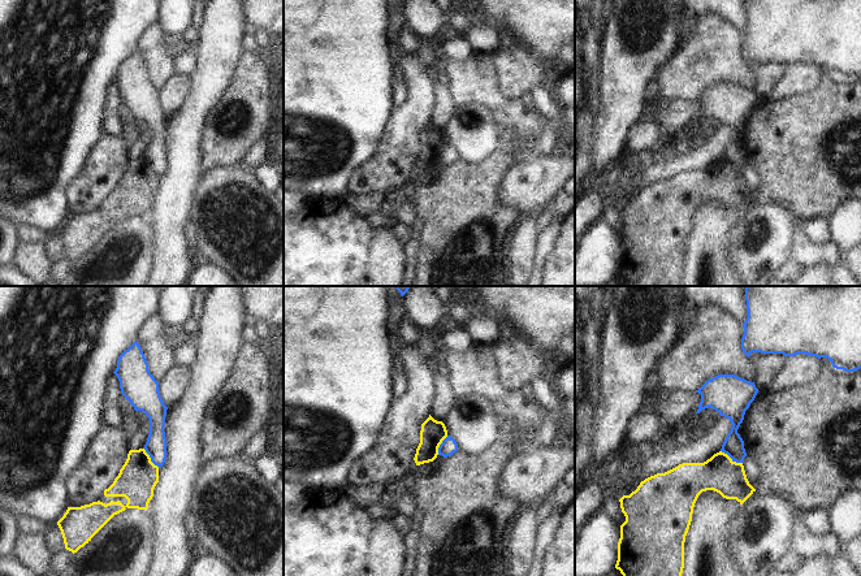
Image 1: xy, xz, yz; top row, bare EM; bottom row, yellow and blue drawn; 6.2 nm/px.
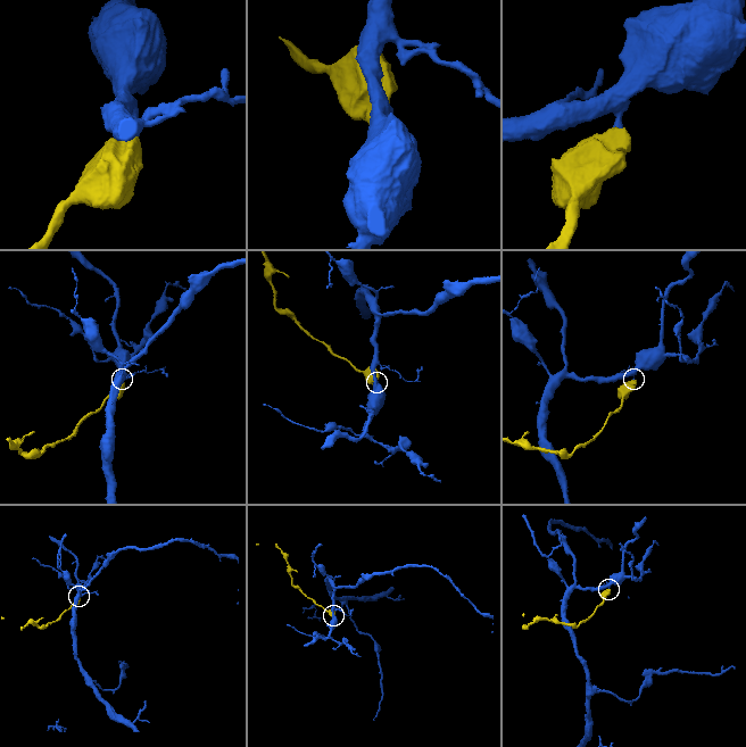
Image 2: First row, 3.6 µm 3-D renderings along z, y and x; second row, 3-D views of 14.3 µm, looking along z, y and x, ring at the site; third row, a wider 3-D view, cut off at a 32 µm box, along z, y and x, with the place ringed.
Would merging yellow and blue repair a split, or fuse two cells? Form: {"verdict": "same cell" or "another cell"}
{"verdict": "another cell"}

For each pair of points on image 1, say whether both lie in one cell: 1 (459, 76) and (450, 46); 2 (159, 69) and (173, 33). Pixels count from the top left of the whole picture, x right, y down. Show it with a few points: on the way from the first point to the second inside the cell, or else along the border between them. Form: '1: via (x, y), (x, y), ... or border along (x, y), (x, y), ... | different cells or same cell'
1: border along (474, 52), (461, 61), (446, 59) | different cells
2: border along (156, 22), (176, 42) | different cells

